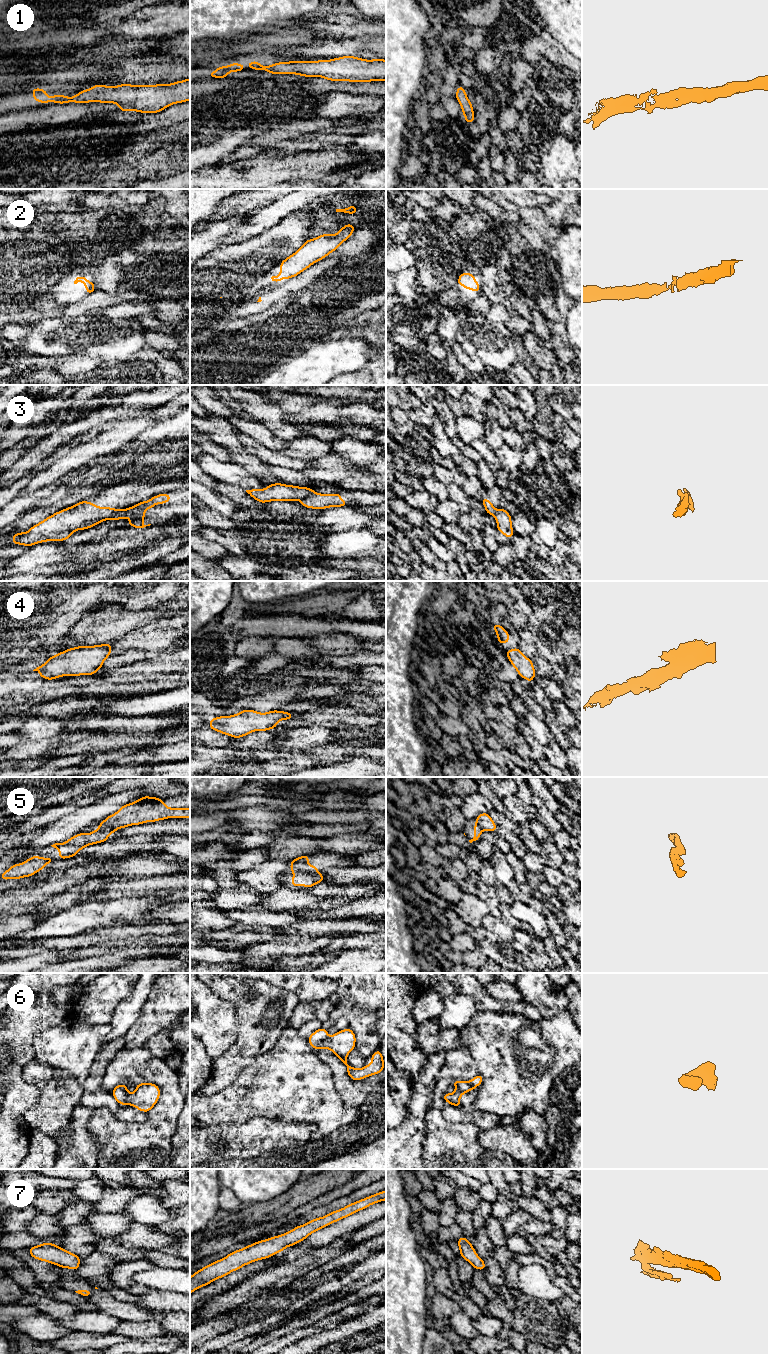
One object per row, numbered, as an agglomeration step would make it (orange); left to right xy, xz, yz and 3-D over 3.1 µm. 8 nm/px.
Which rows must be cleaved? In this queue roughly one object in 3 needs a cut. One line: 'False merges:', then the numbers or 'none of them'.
False merges: 3, 5

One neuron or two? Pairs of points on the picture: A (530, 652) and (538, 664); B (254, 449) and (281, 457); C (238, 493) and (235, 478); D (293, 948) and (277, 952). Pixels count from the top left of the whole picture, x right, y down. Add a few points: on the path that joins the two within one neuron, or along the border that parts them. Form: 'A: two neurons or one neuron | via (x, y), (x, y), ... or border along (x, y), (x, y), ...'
A: two neurons | border along (538, 656), (534, 659)
B: one neuron | via (261, 451), (270, 457), (274, 457)
C: two neurons | border along (224, 482), (239, 485), (245, 491)
D: one neuron | via (289, 948), (281, 948)

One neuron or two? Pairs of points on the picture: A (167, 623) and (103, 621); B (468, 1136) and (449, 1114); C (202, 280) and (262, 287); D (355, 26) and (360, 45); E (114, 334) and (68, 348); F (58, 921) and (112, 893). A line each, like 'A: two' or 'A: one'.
A: two
B: two
C: one
D: two
E: one
F: two

